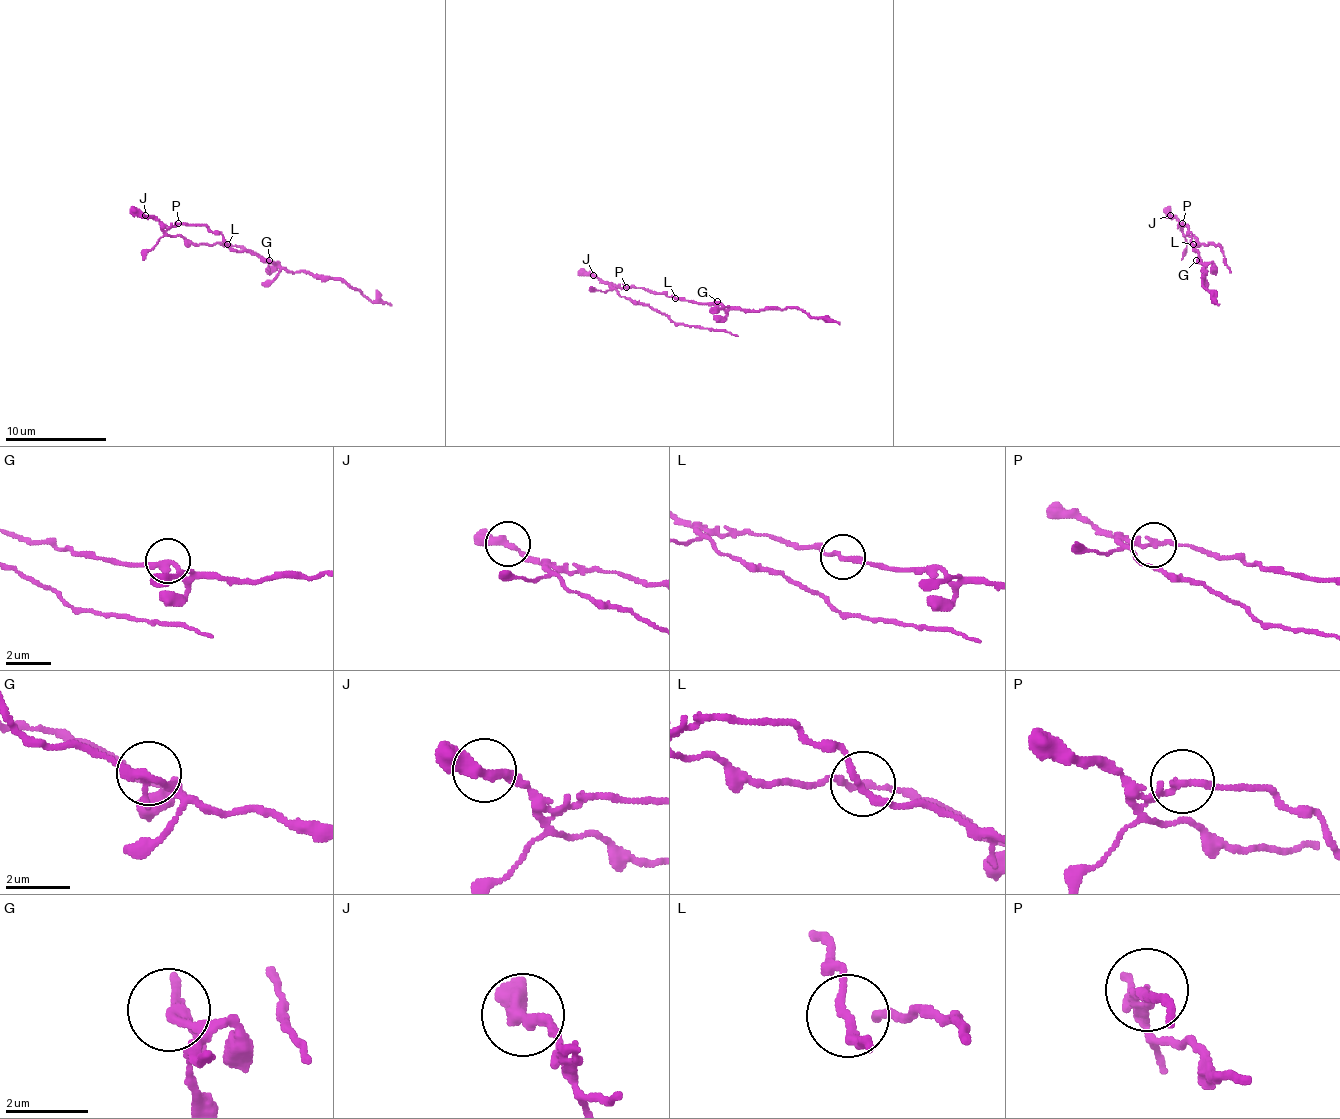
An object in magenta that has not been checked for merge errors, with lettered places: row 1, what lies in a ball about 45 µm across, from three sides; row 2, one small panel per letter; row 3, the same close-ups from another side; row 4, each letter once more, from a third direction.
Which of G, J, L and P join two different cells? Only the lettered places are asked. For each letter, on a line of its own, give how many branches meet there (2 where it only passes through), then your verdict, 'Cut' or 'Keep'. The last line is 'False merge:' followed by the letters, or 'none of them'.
G: Branches: 3. Keep
J: Branches: 2. Keep
L: Branches: 2. Keep
P: Branches: 2. Cut
False merge: P

